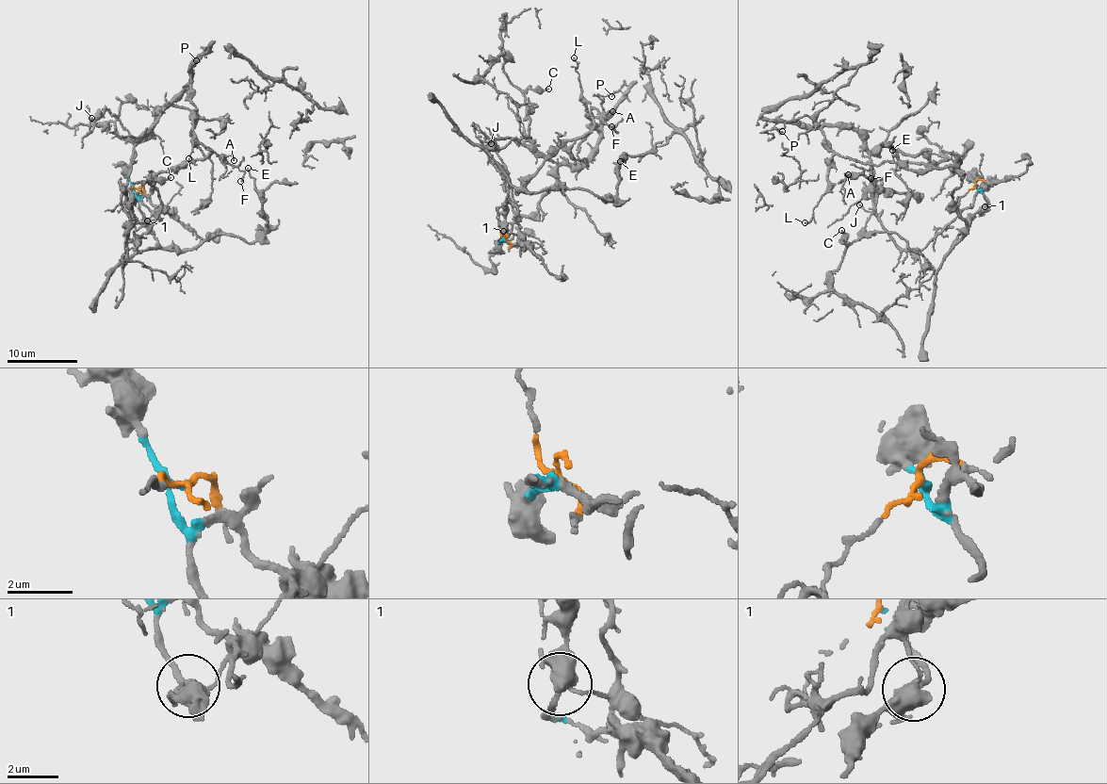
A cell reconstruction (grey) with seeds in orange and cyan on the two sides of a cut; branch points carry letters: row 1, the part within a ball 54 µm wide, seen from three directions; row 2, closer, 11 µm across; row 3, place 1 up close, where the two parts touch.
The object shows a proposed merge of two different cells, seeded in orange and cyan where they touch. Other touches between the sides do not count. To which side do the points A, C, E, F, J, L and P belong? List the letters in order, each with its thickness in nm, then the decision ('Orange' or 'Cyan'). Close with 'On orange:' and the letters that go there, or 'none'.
A: Thickness 130 nm. Orange
C: Thickness 160 nm. Cyan
E: Thickness 140 nm. Cyan
F: Thickness 180 nm. Orange
J: Thickness 150 nm. Orange
L: Thickness 130 nm. Orange
P: Thickness 190 nm. Orange
On orange: A, F, J, L, P

